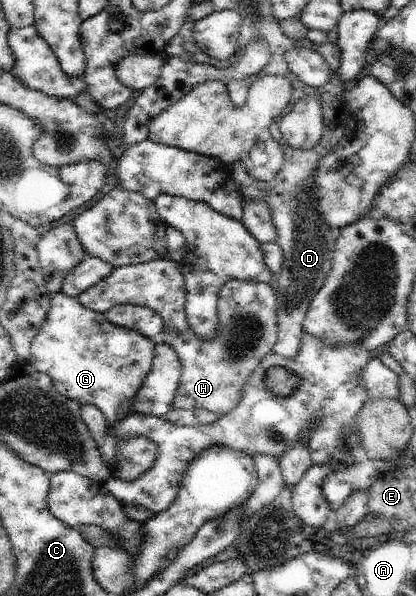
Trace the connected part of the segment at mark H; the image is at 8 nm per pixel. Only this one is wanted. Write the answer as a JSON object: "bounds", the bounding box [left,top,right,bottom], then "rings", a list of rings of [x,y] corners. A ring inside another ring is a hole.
{"bounds":[77,258,277,418],"rings":[[[170,258],[115,267],[109,276],[83,292],[77,301],[84,308],[103,315],[115,306],[127,304],[148,307],[157,312],[164,321],[164,328],[156,341],[171,346],[182,367],[173,408],[185,411],[202,409],[217,413],[221,418],[240,404],[245,384],[277,343],[276,289],[269,283],[251,280],[227,282],[216,300],[218,331],[213,339],[201,339],[187,323],[187,290],[180,268],[181,264]]]}

